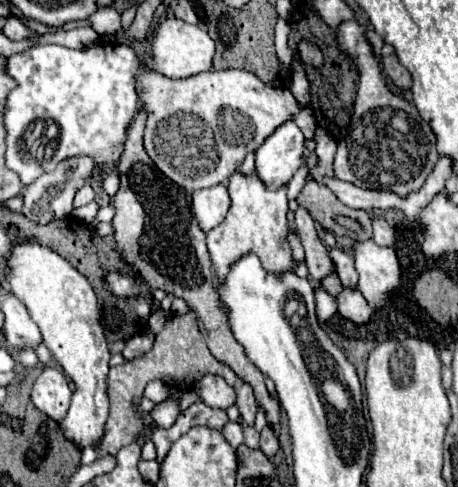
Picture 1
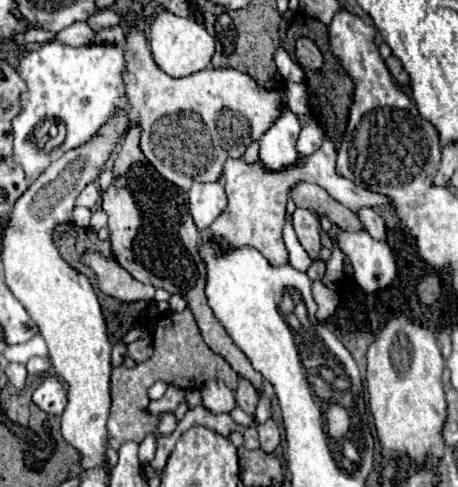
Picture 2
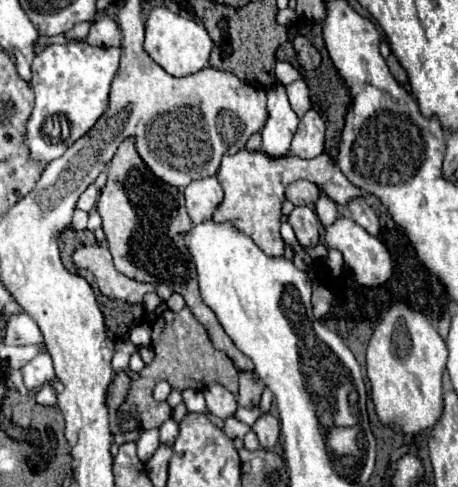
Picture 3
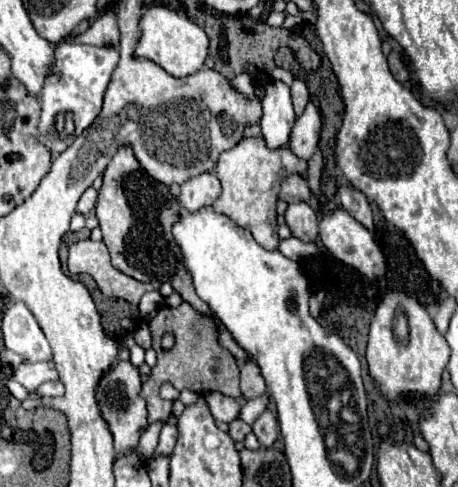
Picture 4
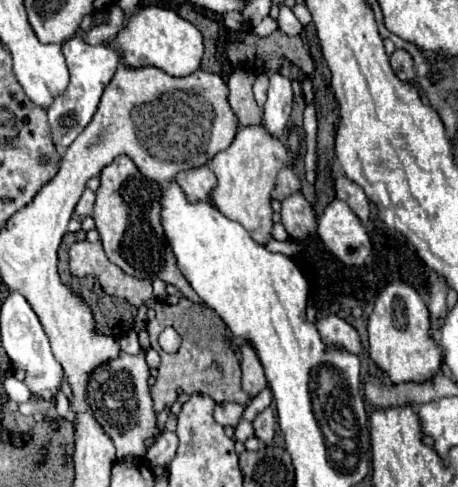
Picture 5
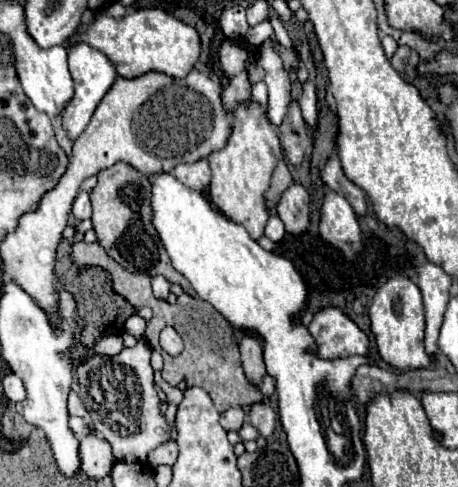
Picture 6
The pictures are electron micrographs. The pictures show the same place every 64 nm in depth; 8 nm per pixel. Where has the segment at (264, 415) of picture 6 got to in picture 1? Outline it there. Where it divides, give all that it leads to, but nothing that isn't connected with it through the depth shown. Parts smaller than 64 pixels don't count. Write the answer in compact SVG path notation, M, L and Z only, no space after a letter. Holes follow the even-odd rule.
M268 424L268 426L264 426L264 430L260 432L260 450L268 456L268 458L272 458L276 452L278 452L278 436L274 434L274 430L272 430L272 426Z

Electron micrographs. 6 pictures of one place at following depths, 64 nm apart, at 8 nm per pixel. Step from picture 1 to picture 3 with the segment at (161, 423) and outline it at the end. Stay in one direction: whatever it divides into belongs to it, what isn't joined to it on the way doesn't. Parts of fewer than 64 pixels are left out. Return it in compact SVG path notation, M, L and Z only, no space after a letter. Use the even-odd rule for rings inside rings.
M170 418L170 420L166 420L166 422L160 426L160 444L172 446L174 440L176 440L176 436L178 436L178 424Z

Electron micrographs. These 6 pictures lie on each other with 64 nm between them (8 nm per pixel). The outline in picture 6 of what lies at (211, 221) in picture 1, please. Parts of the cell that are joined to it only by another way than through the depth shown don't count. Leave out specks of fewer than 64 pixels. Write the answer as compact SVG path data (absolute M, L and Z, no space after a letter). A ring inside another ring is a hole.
M206 158L192 162L192 164L178 164L172 174L188 188L202 192L210 184L210 166Z

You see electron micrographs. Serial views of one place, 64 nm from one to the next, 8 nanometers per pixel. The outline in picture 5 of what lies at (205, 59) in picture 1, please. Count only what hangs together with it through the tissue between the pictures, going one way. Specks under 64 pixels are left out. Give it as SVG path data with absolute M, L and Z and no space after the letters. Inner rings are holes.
M148 6L134 12L120 28L120 32L108 42L108 46L124 58L124 64L128 68L156 66L170 76L192 74L200 68L200 60L204 54L204 42L198 28L180 18L176 12L158 6Z

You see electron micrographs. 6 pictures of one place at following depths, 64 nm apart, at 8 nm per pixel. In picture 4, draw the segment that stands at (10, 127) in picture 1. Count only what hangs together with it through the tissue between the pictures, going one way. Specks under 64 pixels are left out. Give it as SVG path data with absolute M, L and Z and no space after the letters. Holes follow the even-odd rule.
M60 42L56 46L56 64L54 64L54 76L50 76L44 84L42 96L40 96L40 142L52 150L52 154L64 152L74 138L88 128L94 118L102 110L102 98L106 92L106 86L110 82L110 76L118 64L118 50L116 48L98 48L98 46L88 46L88 44L78 44L78 42ZM70 112L74 116L76 130L74 134L62 134L62 128L58 124L58 118Z

